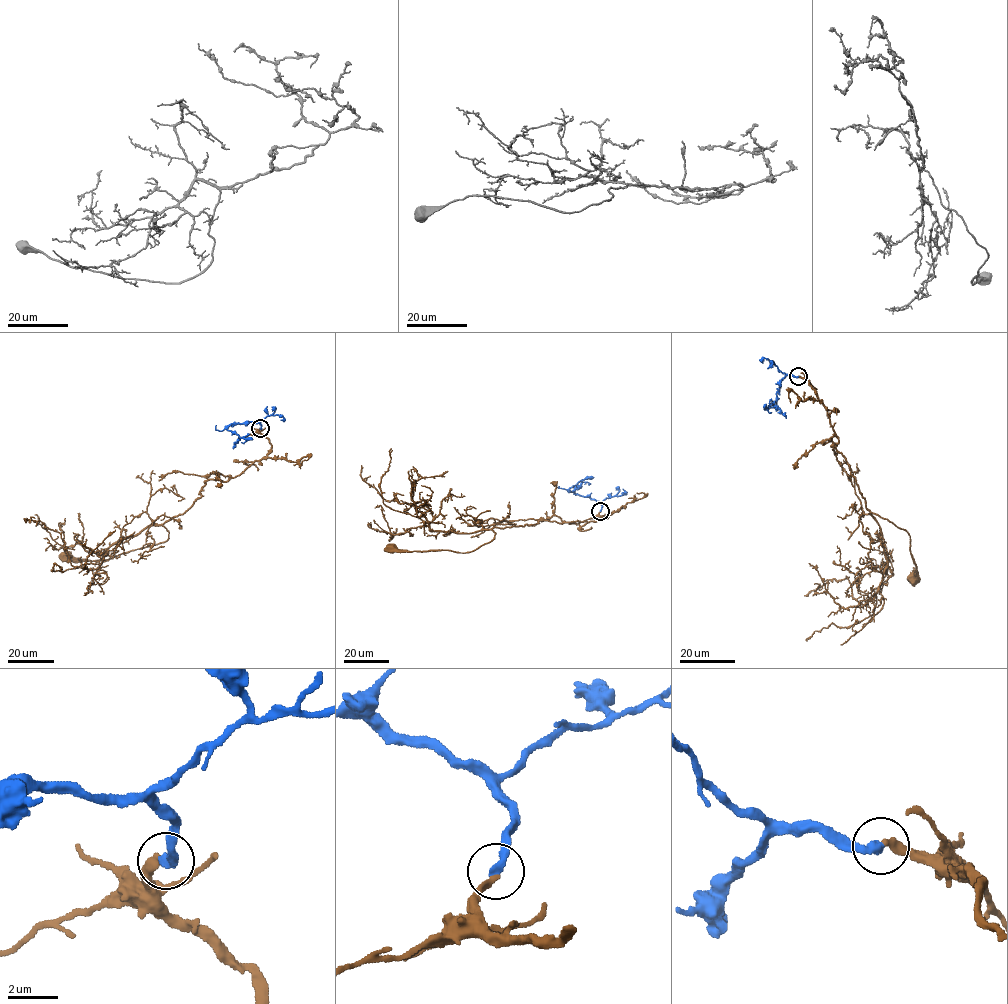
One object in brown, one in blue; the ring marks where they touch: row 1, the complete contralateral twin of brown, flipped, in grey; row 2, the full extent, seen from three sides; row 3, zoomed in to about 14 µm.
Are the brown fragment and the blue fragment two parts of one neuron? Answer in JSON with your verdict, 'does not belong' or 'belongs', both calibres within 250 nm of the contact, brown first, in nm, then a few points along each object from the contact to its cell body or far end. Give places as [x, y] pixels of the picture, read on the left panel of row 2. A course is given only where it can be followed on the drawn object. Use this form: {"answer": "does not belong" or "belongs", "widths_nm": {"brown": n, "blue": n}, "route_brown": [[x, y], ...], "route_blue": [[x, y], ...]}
{"answer": "belongs", "widths_nm": {"brown": 280, "blue": 360}, "route_brown": [[260, 428], [266, 456], [227, 481], [207, 479], [190, 506], [165, 521], [166, 541], [104, 560], [67, 555]], "route_blue": [[260, 428], [257, 422], [231, 424], [227, 429], [240, 438], [233, 448]]}

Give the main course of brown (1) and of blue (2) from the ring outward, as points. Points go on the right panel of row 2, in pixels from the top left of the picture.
1: (798, 377), (809, 381), (827, 411), (836, 449), (866, 507), (908, 533), (919, 579), (914, 576)
2: (798, 377), (785, 376), (776, 393), (777, 401), (768, 406), (777, 407), (786, 418)

